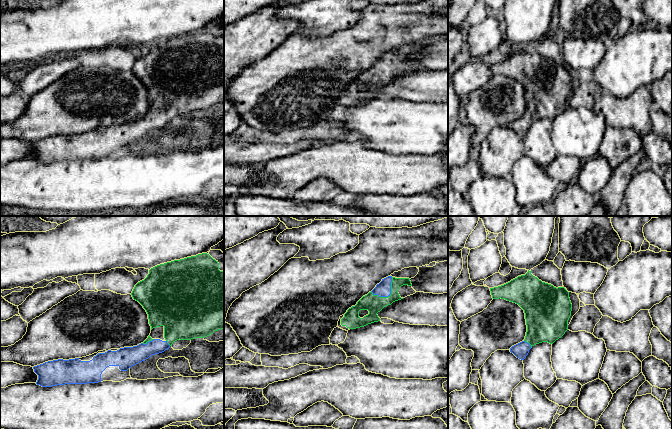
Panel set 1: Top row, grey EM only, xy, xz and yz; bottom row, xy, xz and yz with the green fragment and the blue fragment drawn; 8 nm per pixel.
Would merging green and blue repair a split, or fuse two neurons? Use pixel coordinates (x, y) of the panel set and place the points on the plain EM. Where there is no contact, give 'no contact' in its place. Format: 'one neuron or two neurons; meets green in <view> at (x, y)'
one neuron; meets green in xz at (390, 70)

